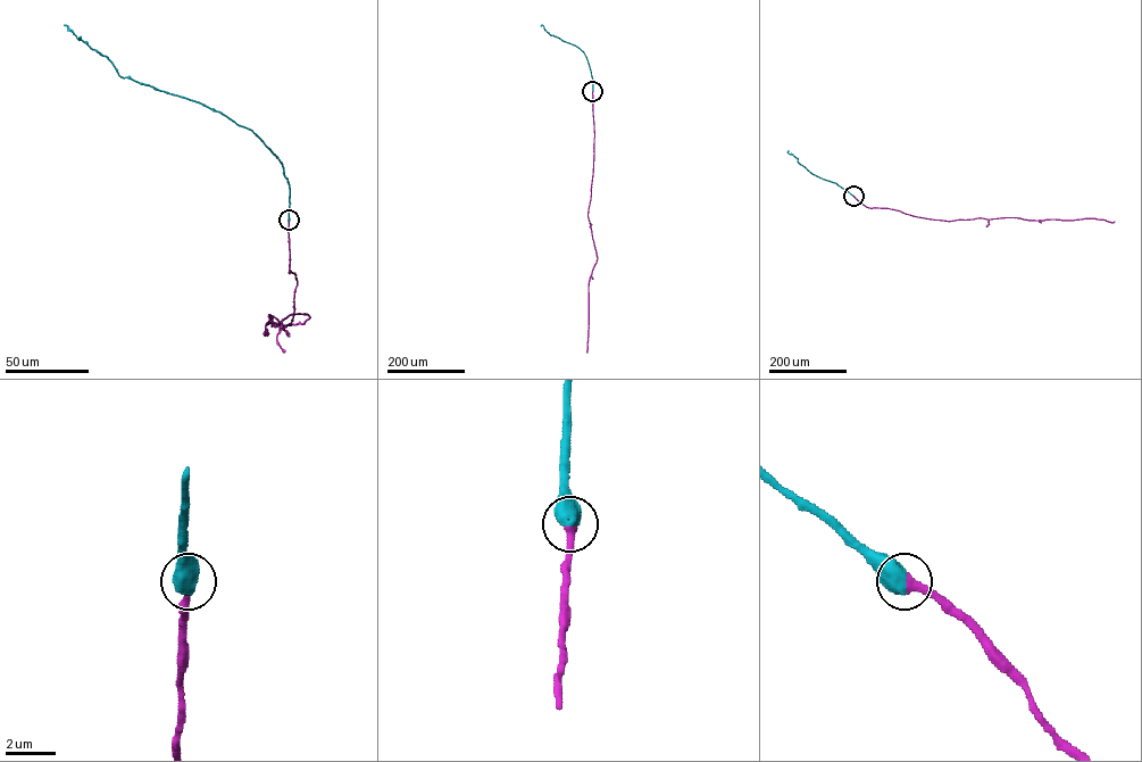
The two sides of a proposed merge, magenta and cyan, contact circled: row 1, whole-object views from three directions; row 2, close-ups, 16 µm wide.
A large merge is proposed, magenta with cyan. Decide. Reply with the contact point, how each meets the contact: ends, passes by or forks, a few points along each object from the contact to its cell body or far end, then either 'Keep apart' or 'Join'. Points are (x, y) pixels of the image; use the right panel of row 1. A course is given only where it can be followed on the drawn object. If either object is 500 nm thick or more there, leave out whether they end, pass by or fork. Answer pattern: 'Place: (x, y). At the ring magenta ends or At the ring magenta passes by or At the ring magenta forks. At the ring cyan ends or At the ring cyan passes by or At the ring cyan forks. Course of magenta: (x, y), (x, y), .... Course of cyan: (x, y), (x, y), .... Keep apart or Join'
Place: (853, 196). Course of magenta: (853, 196), (868, 207), (949, 221), (1018, 217), (1115, 222). Course of cyan: (853, 196), (835, 183), (811, 174), (788, 150). Join

